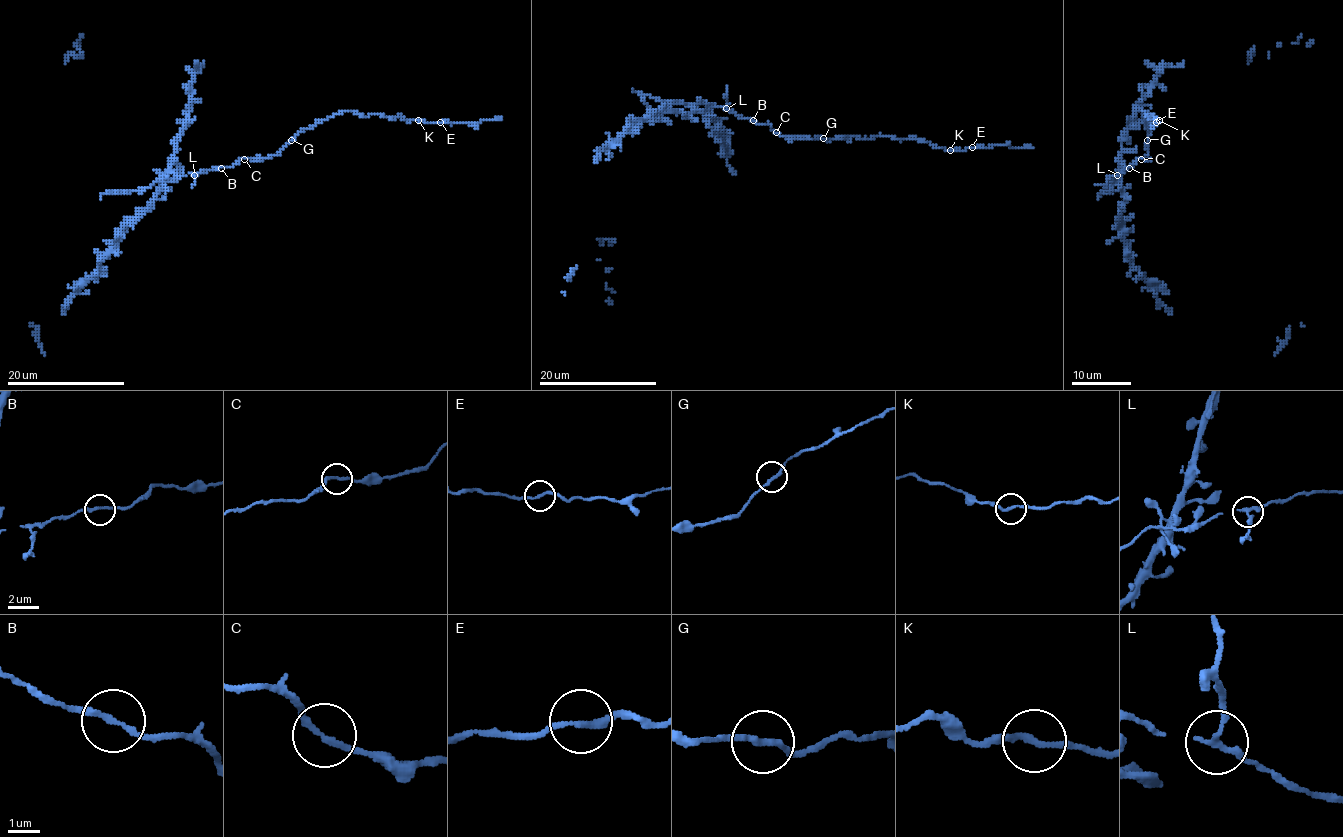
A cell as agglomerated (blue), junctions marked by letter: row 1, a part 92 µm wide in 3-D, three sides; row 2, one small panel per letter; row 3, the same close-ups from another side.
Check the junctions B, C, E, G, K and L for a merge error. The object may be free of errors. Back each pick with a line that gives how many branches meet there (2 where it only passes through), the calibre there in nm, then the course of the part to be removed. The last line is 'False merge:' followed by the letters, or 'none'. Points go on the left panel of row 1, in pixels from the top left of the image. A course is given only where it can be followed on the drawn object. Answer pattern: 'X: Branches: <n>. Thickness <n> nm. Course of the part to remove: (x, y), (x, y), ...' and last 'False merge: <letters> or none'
L: Branches: 2. Thickness 190 nm
False merge: L

